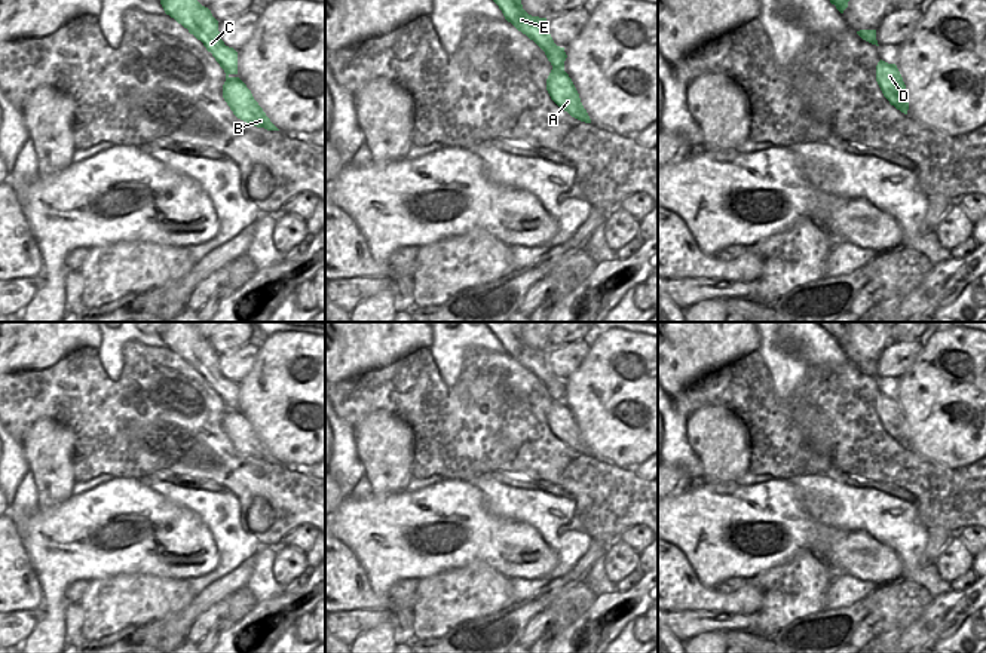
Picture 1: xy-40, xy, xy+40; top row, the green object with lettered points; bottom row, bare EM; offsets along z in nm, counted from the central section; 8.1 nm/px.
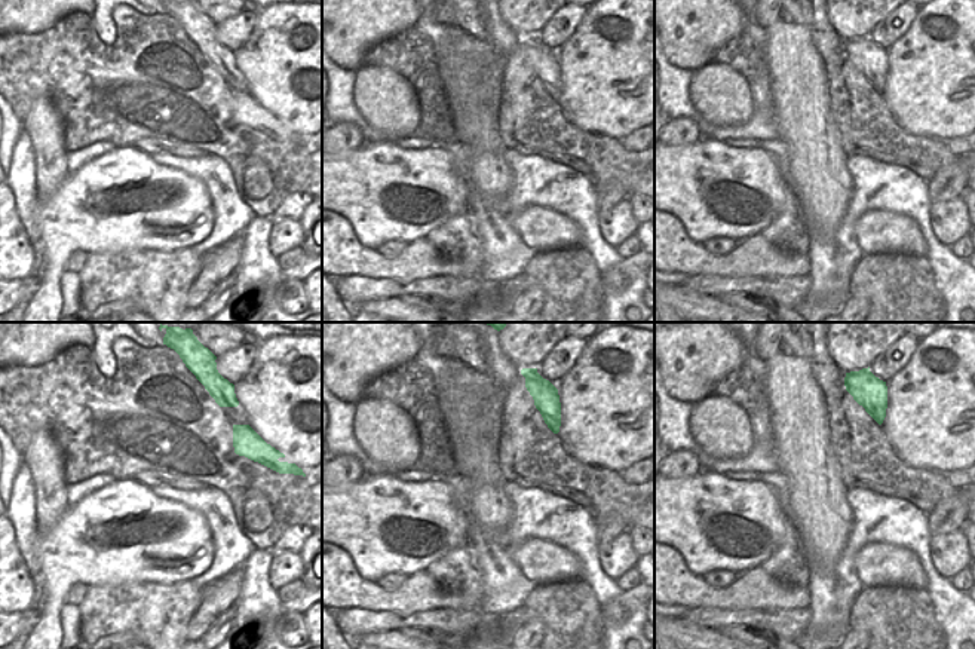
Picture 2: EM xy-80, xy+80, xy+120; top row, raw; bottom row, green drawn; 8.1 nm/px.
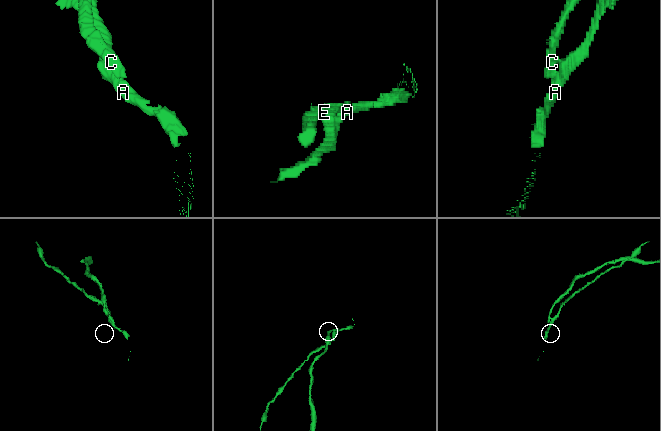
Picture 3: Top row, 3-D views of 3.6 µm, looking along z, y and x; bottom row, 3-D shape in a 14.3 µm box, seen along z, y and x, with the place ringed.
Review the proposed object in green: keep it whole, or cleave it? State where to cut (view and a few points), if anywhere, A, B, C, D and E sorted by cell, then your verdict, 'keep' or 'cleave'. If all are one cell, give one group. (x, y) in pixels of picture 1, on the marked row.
cut xy (553, 67), (563, 70); groups A B D / C E; cleave

